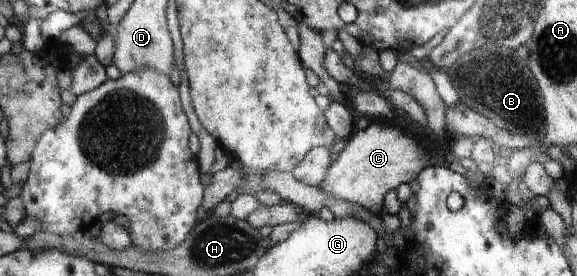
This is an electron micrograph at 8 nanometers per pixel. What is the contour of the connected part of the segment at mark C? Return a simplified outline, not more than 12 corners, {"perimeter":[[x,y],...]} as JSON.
{"perimeter":[[374,121],[320,189],[378,215],[428,165],[416,137]]}

